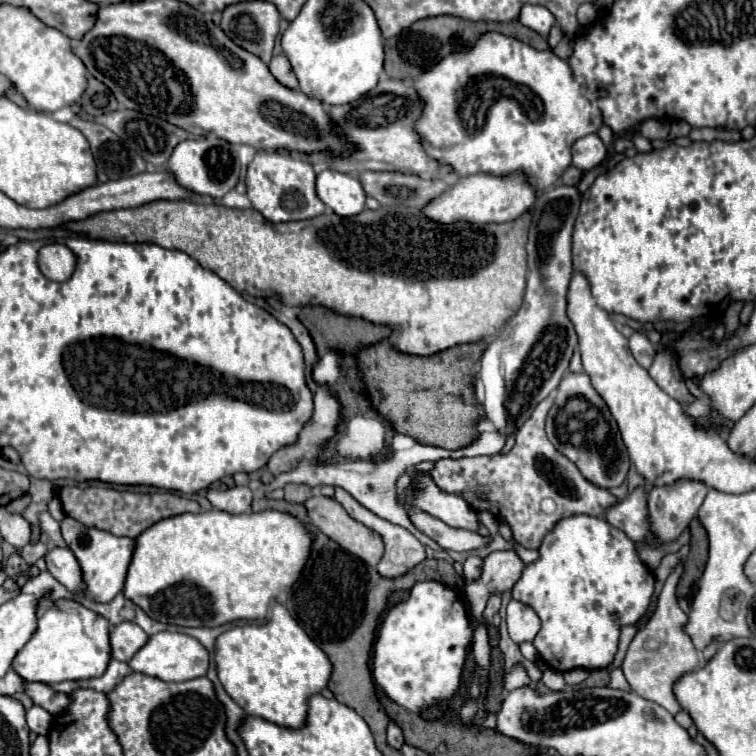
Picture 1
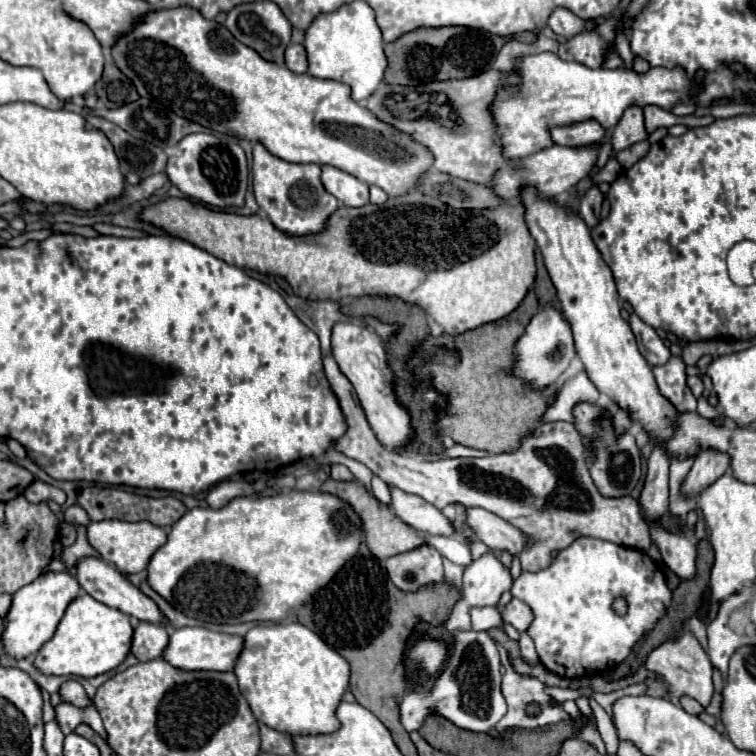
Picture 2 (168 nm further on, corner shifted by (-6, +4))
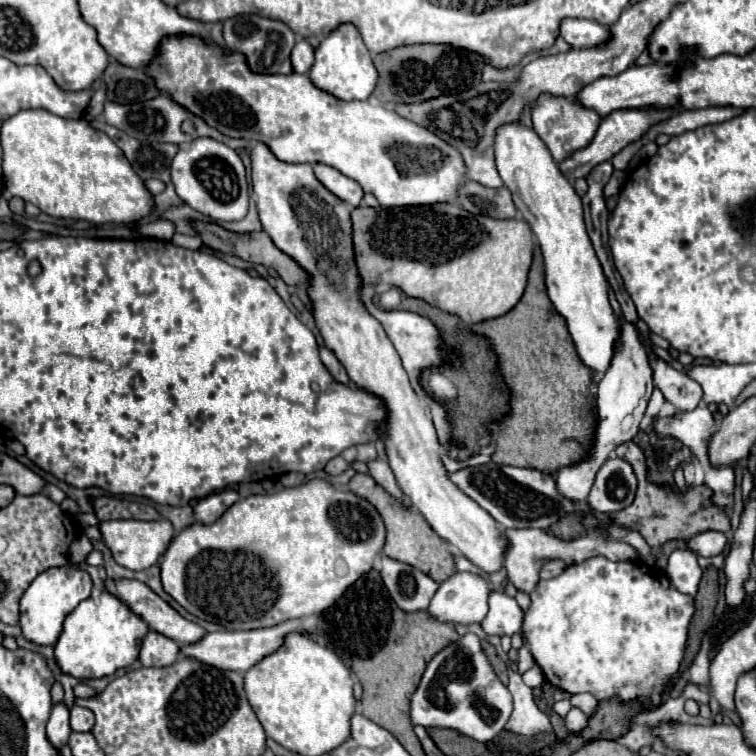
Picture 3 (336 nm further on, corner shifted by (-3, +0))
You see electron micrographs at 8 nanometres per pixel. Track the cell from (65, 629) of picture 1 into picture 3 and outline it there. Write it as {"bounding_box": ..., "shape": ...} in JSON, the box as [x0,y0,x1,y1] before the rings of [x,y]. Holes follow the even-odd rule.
{"bounding_box":[55,590,149,680],"shape":[[[103,590],[83,600],[67,616],[63,634],[55,644],[55,658],[63,672],[69,672],[79,680],[111,676],[119,668],[125,668],[139,658],[139,644],[149,630],[149,624],[131,612],[131,608],[121,598]]]}

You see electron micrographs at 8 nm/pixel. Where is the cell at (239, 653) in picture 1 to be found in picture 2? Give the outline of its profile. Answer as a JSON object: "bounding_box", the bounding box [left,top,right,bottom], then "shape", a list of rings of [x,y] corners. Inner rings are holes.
{"bounding_box":[234,622,348,734],"shape":[[[300,622],[254,626],[246,632],[234,674],[256,720],[286,734],[328,734],[340,728],[336,706],[348,690],[348,662]]]}

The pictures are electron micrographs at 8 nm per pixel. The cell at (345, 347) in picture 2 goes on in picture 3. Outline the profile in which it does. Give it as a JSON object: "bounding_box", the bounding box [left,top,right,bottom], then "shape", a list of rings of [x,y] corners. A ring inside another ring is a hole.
{"bounding_box":[251,142,509,572],"shape":[[[263,142],[253,146],[251,166],[251,186],[263,230],[271,236],[273,244],[291,256],[309,276],[307,296],[325,346],[335,352],[355,386],[361,386],[387,402],[389,418],[385,422],[387,432],[383,440],[399,488],[413,508],[425,516],[431,528],[457,546],[463,556],[485,572],[501,570],[509,546],[505,530],[487,510],[451,482],[449,472],[439,458],[441,444],[433,420],[411,388],[401,358],[381,328],[381,322],[375,320],[361,302],[363,278],[359,276],[353,252],[351,206],[331,194],[315,178],[311,164],[283,162]]]}

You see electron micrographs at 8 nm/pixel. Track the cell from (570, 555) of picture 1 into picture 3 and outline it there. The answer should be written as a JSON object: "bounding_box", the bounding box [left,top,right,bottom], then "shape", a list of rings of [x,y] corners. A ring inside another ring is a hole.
{"bounding_box":[523,556,695,706],"shape":[[[603,556],[571,564],[559,576],[541,580],[531,592],[531,608],[525,614],[523,638],[547,682],[569,694],[589,692],[599,702],[639,702],[659,706],[665,686],[679,672],[695,600],[671,588],[667,576],[645,562],[611,562]]]}

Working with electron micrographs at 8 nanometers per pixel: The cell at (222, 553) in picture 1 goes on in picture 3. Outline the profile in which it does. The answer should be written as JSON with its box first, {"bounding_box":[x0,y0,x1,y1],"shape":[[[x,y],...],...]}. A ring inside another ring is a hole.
{"bounding_box":[159,478,385,630],"shape":[[[313,478],[301,486],[295,488],[285,488],[281,492],[275,494],[265,494],[265,496],[249,496],[239,500],[237,504],[233,504],[215,524],[211,526],[203,526],[203,524],[193,524],[189,528],[185,528],[183,532],[179,532],[171,546],[167,548],[167,552],[163,554],[159,566],[161,566],[161,582],[165,592],[169,592],[185,610],[189,610],[191,614],[195,614],[201,620],[207,622],[215,622],[221,624],[227,630],[253,630],[253,628],[267,628],[267,626],[277,626],[285,620],[291,618],[303,618],[303,616],[313,616],[313,614],[321,614],[325,610],[329,610],[341,596],[343,592],[353,586],[363,574],[367,574],[373,568],[373,560],[377,554],[381,554],[383,546],[385,546],[385,524],[383,518],[379,516],[377,508],[373,504],[369,504],[365,498],[359,498],[357,494],[349,492],[349,490],[339,490],[335,488],[331,482],[321,480],[321,478]]]}

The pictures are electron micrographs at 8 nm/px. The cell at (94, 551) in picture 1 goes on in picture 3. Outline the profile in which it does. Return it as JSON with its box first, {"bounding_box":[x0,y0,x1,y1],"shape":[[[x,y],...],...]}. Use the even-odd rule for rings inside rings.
{"bounding_box":[99,518,175,570],"shape":[[[165,518],[151,520],[151,522],[143,522],[143,520],[107,520],[107,522],[101,522],[99,530],[103,534],[103,542],[113,552],[113,558],[129,570],[145,570],[145,568],[157,564],[159,558],[163,556],[163,552],[167,550],[167,546],[171,544],[173,534],[175,534],[173,524]]]}

